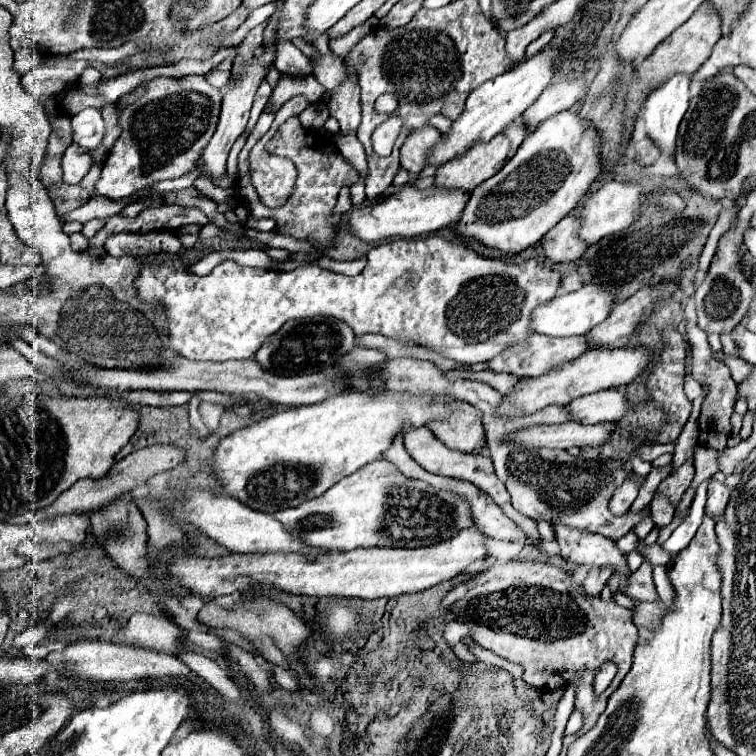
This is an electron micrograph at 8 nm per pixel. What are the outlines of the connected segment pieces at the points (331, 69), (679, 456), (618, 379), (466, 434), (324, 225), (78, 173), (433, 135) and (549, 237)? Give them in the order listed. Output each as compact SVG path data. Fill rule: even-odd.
M321 35L321 37L313 43L313 47L319 49L319 53L321 53L319 59L313 59L313 63L315 63L315 79L317 79L329 93L333 93L333 89L335 89L339 83L343 83L343 79L345 79L343 59L335 59L335 57L333 57L325 35Z
M703 387L703 393L701 397L697 397L693 401L693 411L691 411L691 417L689 421L685 423L679 439L675 441L675 453L673 453L673 467L677 469L683 461L687 459L693 459L693 447L697 445L697 437L699 437L699 429L697 429L697 417L699 417L699 409L701 409L701 403L705 399L705 387Z
M633 347L587 351L587 355L581 355L579 359L573 359L571 363L565 363L563 367L555 367L555 371L547 371L547 375L519 379L519 387L515 387L515 391L511 391L511 395L503 397L503 401L497 409L497 415L503 419L531 415L549 405L567 405L567 403L571 403L571 399L577 399L587 393L625 387L637 375L641 375L645 365L649 363L649 355L651 353L647 349L633 349Z
M453 399L451 419L439 419L439 423L427 423L427 429L437 435L449 449L473 453L475 447L485 443L483 417L475 407L465 401Z
M269 103L267 107L263 109L257 125L253 127L251 135L247 137L247 143L245 147L241 149L239 153L239 161L237 161L237 169L239 169L239 179L237 179L237 197L245 203L247 199L247 207L249 207L249 213L255 217L255 219L265 219L265 217L275 217L277 219L277 227L281 229L283 235L293 235L297 239L309 239L309 241L317 241L317 245L321 247L329 247L333 237L335 237L335 231L337 231L337 225L333 221L333 207L337 203L337 195L339 191L343 189L343 185L353 185L359 181L359 173L357 169L341 155L341 151L333 145L333 143L327 143L319 133L311 131L311 129L305 129L301 125L301 121L297 117L289 119L283 127L279 127L279 131L275 133L275 136L271 139L267 146L267 151L270 154L289 157L295 167L297 167L297 183L295 183L295 189L293 193L289 195L287 203L283 207L277 207L277 209L267 209L263 207L263 203L259 201L251 181L249 181L249 167L247 167L247 157L249 157L249 151L251 147L267 133L267 127L271 127L271 121L273 121L275 113L269 109Z
M71 143L67 151L61 157L61 169L63 169L63 181L69 185L81 183L81 179L87 175L91 167L91 155L85 147L79 147Z
M427 125L419 131L411 131L401 147L401 167L405 167L413 177L425 167L429 149L441 139L441 131Z
M567 215L549 233L545 233L545 237L539 243L545 259L549 259L551 263L577 261L587 249L587 243L583 243L577 237L577 229L579 229L579 219Z

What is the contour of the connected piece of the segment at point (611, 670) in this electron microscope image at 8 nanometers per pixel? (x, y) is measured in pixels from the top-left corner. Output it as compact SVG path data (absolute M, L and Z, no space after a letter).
M605 663L605 665L599 669L599 673L595 675L595 693L597 693L597 695L603 693L603 691L609 687L609 683L611 683L613 677L615 677L615 673L617 673L615 663Z

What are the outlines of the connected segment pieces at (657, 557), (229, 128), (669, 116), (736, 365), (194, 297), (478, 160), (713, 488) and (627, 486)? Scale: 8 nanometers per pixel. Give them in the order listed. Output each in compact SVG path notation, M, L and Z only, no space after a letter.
M653 545L653 547L649 547L649 549L637 547L637 551L639 551L647 561L651 561L653 565L663 565L663 567L667 567L667 565L671 563L671 555L665 553L659 545Z
M263 45L263 47L265 47L265 53L263 53L261 57L251 59L251 63L247 63L247 71L243 71L243 75L237 75L237 77L235 77L235 83L231 83L231 87L225 91L223 109L221 109L221 117L219 117L217 131L215 131L215 135L211 137L209 145L207 145L205 151L203 151L203 161L205 161L207 171L211 173L213 183L225 175L227 155L229 155L229 151L231 151L235 139L237 139L237 137L245 131L245 127L247 127L247 119L249 119L253 95L255 95L257 87L261 85L261 81L265 79L265 75L269 73L269 69L273 67L273 57L275 57L275 53L271 51L271 47L267 47L267 45Z
M675 75L663 87L649 93L645 101L643 121L647 137L661 153L675 153L675 139L679 123L689 107L689 75Z
M713 353L718 360L723 361L729 368L730 373L734 381L738 384L743 382L743 379L751 373L754 365L751 365L742 359L736 358L735 356L726 355L725 353Z
M437 235L409 241L389 241L371 249L365 271L355 277L347 277L319 265L307 265L285 273L241 267L235 261L223 261L205 277L195 275L191 269L147 265L135 279L137 295L143 301L157 303L165 309L169 321L169 347L179 355L197 361L249 359L269 335L279 331L285 321L315 315L341 319L357 335L379 333L385 337L401 339L405 343L425 345L441 357L459 363L489 361L513 343L523 341L531 335L531 311L537 305L551 301L559 285L561 275L535 259L529 259L521 265L509 265L501 259L487 259L483 255L477 255L471 247L465 247L463 243L451 243Z
M517 121L511 123L503 133L495 135L489 143L477 143L475 147L471 147L471 151L467 151L467 155L463 155L463 157L459 157L459 159L455 159L455 161L445 163L443 167L439 167L437 173L435 173L433 185L435 185L435 187L459 187L461 191L471 193L479 183L483 183L485 179L493 177L493 175L515 155L517 147L521 145L521 141L523 141L527 135L529 135L529 131L527 131L523 125L519 125Z
M711 481L709 491L707 491L707 505L705 505L705 515L713 517L715 521L721 519L725 507L729 503L729 489L723 483Z
M627 479L613 495L611 499L611 513L613 515L623 515L629 511L631 503L635 501L637 497L637 491L639 491L639 483L635 483L633 479Z

